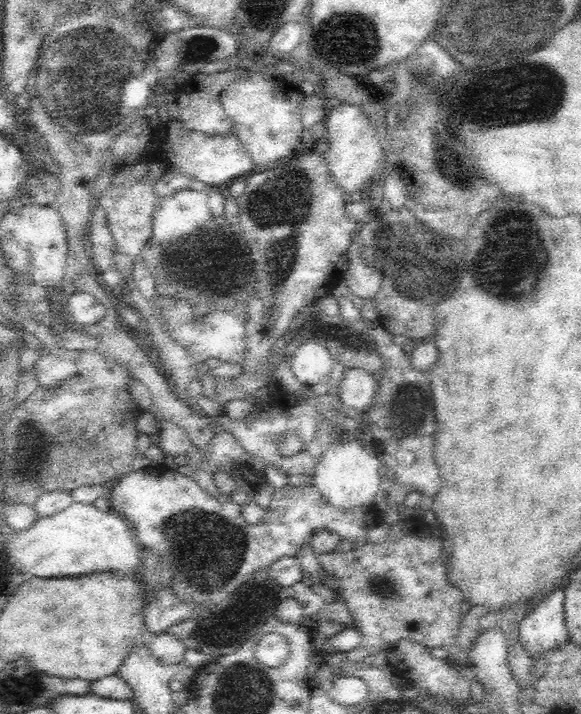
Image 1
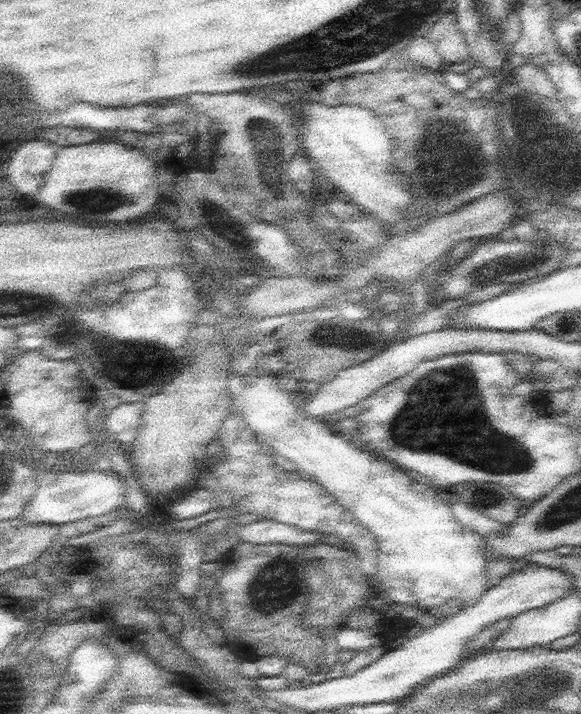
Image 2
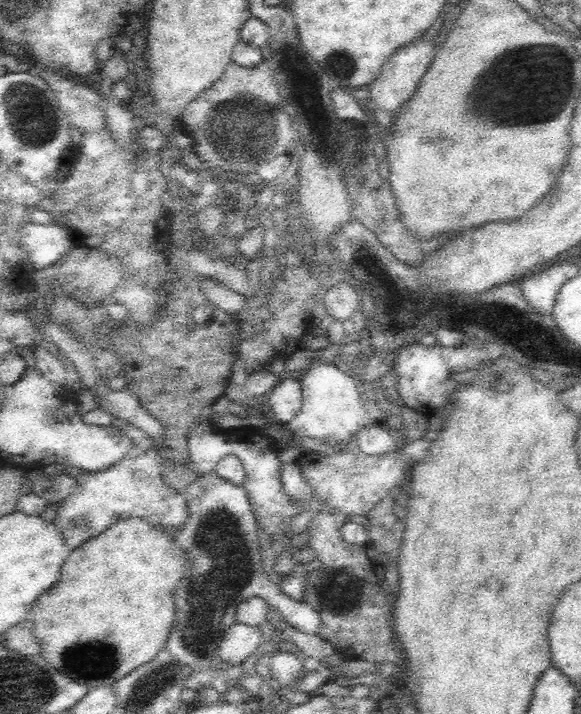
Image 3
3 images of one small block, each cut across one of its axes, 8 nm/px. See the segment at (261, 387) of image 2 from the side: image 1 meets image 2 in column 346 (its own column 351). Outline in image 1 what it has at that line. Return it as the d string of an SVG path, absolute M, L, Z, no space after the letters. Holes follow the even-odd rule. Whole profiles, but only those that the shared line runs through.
M338 438L321 443L322 456L315 466L312 484L321 492L326 502L342 510L374 504L380 495L380 478L384 473L383 470L380 470L383 467L376 452L360 439L342 442L341 438Z

